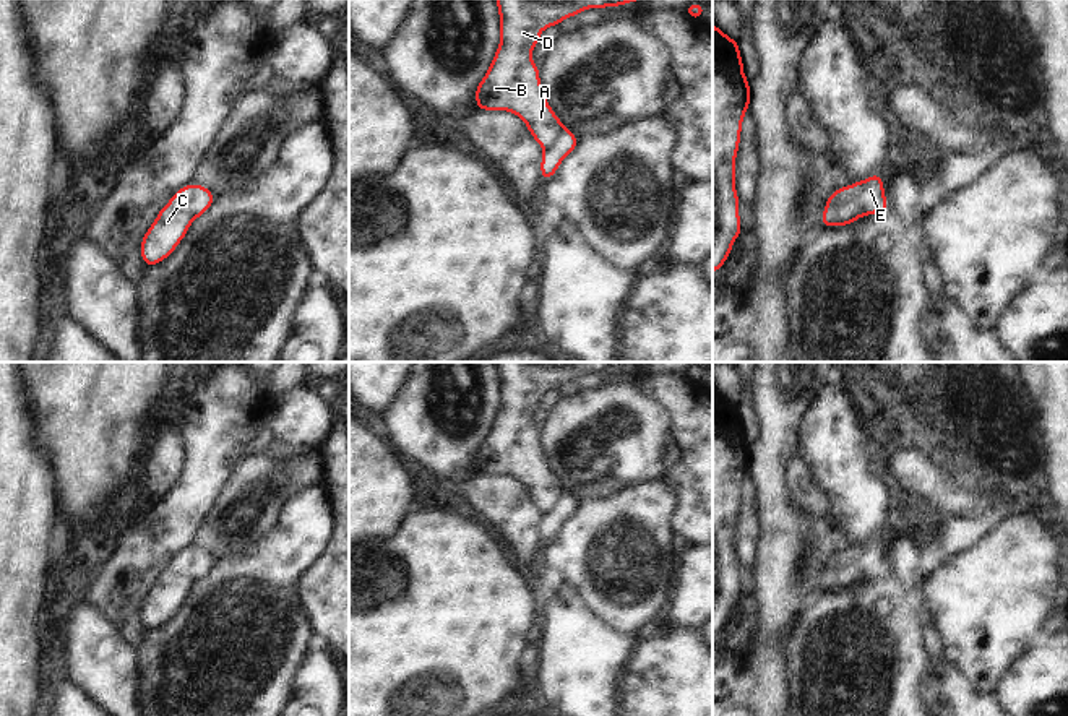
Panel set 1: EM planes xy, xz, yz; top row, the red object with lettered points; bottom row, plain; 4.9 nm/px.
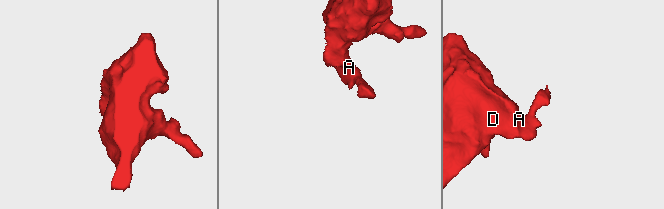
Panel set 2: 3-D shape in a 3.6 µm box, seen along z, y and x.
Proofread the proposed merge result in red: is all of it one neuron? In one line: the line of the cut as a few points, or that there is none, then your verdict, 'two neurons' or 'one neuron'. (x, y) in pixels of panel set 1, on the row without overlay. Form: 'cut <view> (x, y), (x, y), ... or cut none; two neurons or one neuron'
cut none; one neuron

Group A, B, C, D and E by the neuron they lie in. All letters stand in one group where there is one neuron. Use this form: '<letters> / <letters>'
A B C D E

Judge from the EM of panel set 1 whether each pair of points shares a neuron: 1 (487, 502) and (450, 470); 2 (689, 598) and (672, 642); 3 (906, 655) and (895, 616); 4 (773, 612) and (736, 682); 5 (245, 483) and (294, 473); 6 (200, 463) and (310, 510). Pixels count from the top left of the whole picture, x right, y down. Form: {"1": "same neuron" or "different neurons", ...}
{"1": "different neurons", "2": "different neurons", "3": "same neuron", "4": "different neurons", "5": "same neuron", "6": "different neurons"}

